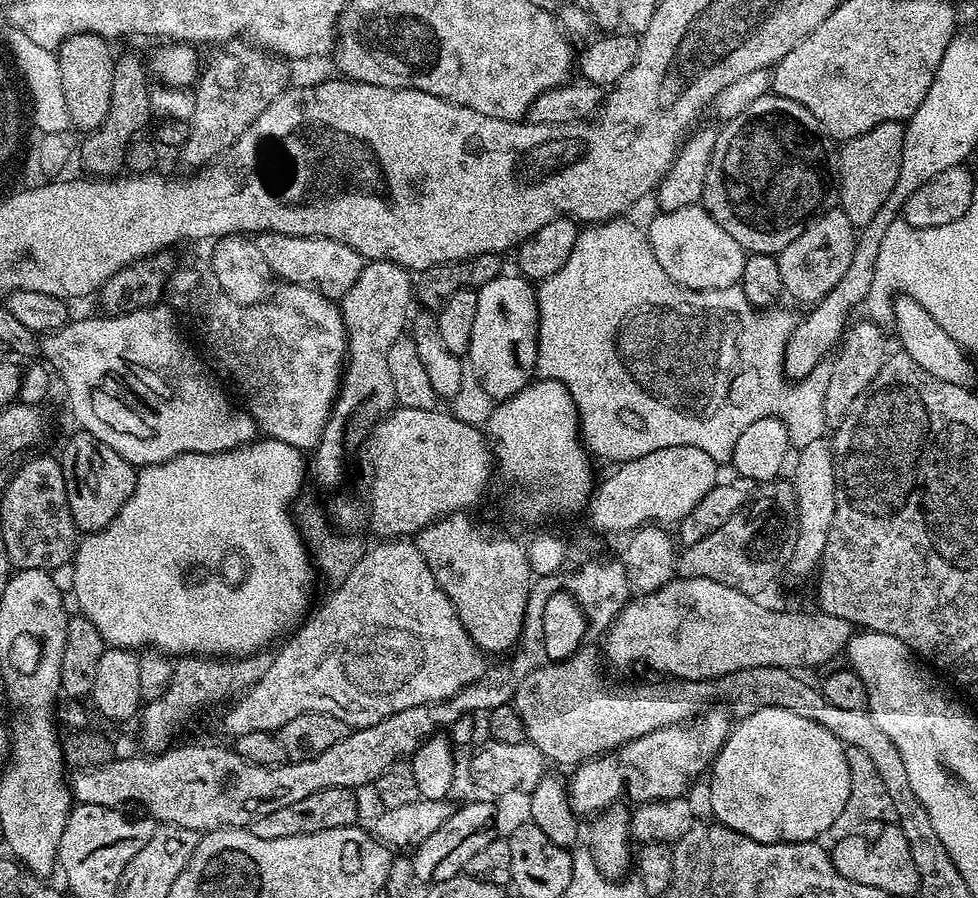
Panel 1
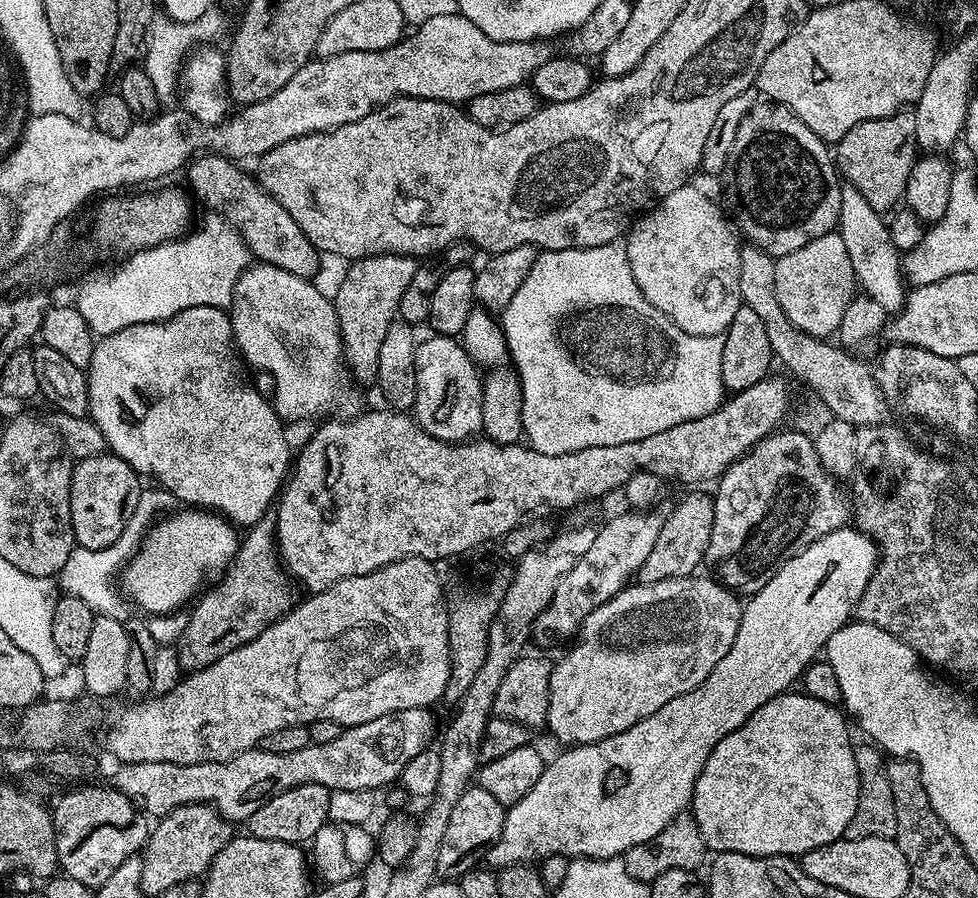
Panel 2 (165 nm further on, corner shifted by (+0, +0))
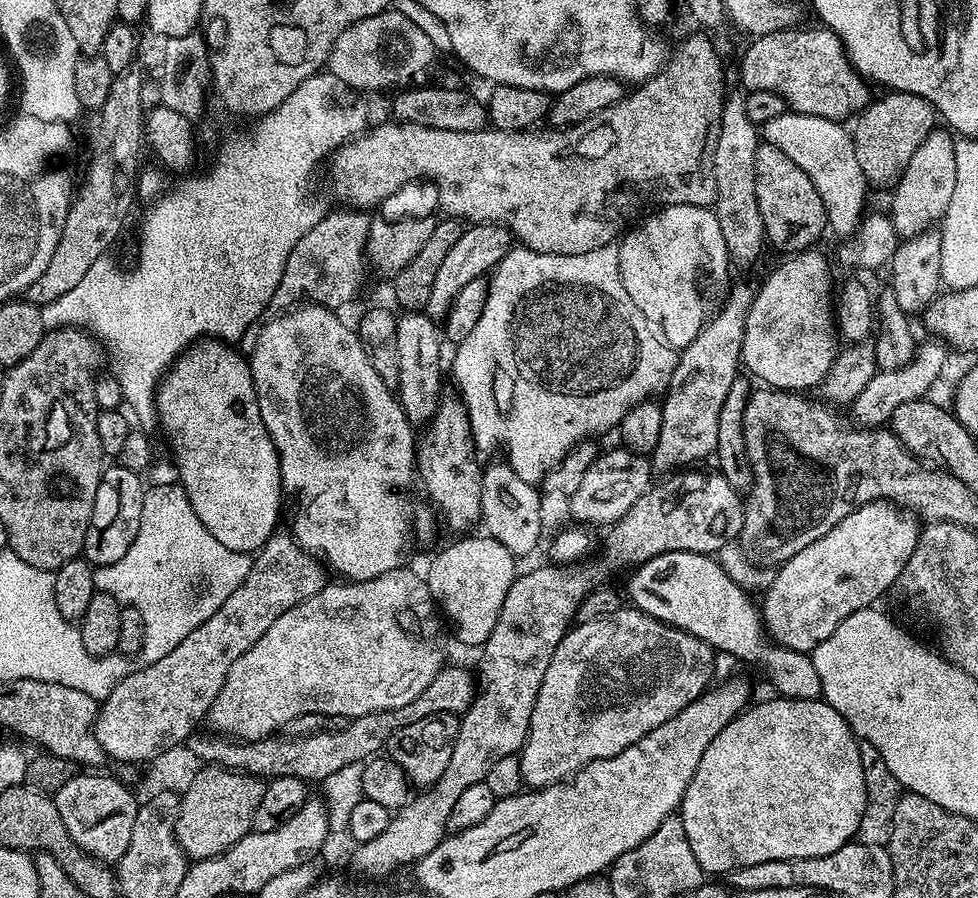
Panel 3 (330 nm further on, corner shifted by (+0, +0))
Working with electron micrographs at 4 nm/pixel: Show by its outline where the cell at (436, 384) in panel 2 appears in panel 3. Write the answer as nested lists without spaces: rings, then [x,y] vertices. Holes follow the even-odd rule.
[[[447,396],[439,401],[439,408],[427,425],[426,436],[419,439],[416,462],[419,479],[420,476],[424,479],[424,488],[433,500],[431,503],[438,509],[443,527],[445,524],[450,531],[456,532],[454,534],[464,534],[472,530],[467,528],[477,527],[480,519],[482,464],[476,461],[478,449],[472,441],[470,418],[464,409],[463,399]]]

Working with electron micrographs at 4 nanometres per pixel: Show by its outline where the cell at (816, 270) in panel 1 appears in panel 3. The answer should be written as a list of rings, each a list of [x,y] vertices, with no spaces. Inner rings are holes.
[[[805,250],[784,258],[784,261],[769,274],[764,280],[764,285],[759,289],[755,289],[752,297],[752,303],[748,305],[748,314],[745,318],[745,338],[741,346],[741,357],[743,367],[749,368],[754,375],[760,379],[767,387],[778,388],[781,390],[787,390],[793,394],[803,393],[804,388],[812,388],[812,390],[819,389],[820,383],[826,378],[826,374],[830,370],[830,366],[836,360],[836,354],[838,351],[838,329],[834,319],[834,284],[832,288],[832,272],[828,269],[828,260],[822,253],[816,252],[817,250]]]

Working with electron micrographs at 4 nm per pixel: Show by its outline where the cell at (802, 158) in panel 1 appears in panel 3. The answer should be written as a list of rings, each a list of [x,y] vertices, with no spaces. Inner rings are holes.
[[[764,142],[756,149],[754,194],[758,194],[758,214],[762,218],[767,243],[781,248],[784,254],[795,254],[813,247],[812,244],[828,228],[828,211],[814,190],[814,182],[782,150]]]

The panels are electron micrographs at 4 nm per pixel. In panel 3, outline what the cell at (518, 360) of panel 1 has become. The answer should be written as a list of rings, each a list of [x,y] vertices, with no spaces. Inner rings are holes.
[[[506,462],[492,464],[483,469],[482,502],[480,503],[479,523],[484,524],[483,531],[496,539],[516,558],[522,558],[527,552],[536,548],[540,540],[540,527],[544,524],[544,516],[540,513],[540,496],[537,485],[527,484]]]

